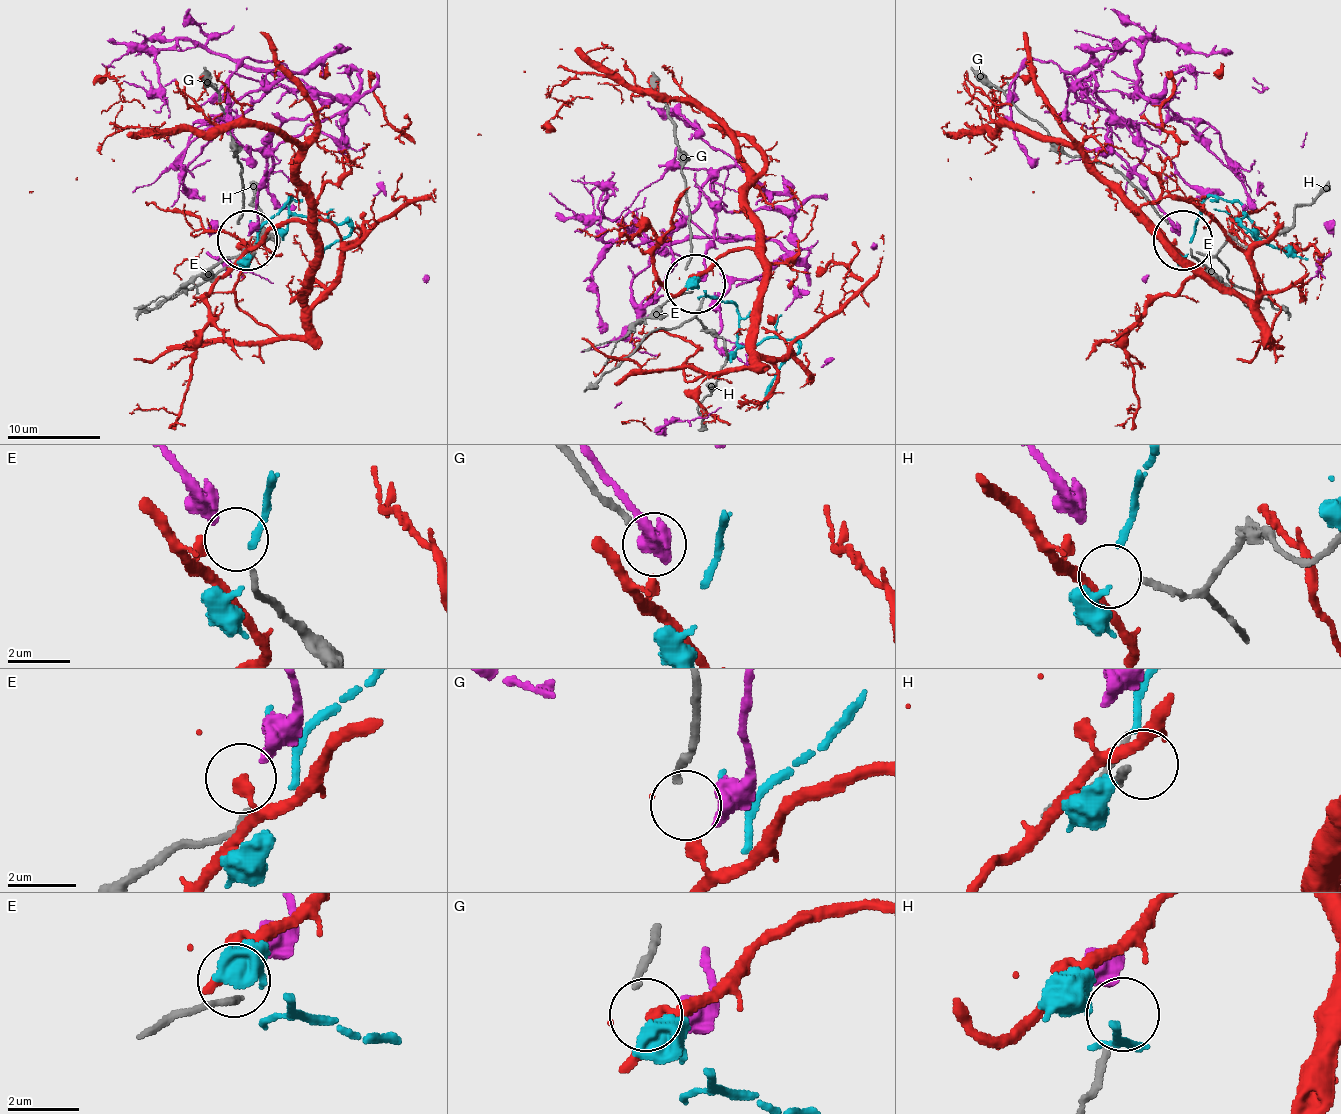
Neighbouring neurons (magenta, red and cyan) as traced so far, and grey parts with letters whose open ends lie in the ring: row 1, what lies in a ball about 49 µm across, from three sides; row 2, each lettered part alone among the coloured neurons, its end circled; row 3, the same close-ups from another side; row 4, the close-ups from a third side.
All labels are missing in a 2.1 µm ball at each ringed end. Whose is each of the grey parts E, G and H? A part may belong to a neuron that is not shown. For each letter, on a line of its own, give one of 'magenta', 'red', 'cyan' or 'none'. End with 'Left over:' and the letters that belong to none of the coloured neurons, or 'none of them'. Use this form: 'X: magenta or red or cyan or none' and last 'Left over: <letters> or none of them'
E: magenta
G: none
H: none
Left over: G, H

